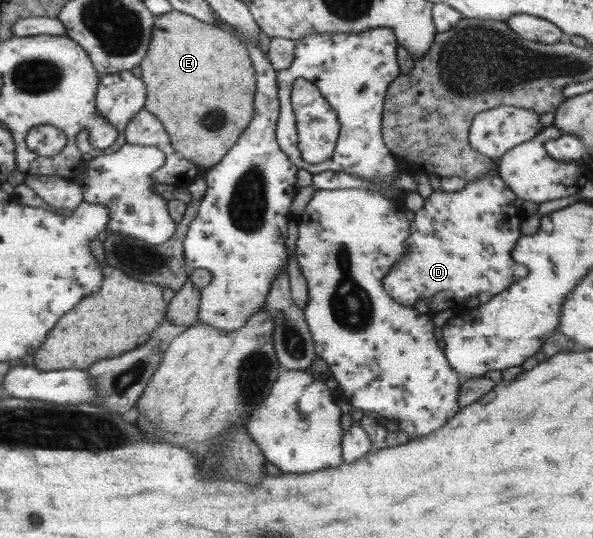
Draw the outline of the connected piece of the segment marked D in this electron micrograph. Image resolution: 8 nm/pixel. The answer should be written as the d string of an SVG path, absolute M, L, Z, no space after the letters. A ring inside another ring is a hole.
M496 166L490 168L483 178L468 182L465 188L457 192L430 195L424 200L423 208L413 216L413 222L410 222L406 254L383 277L385 292L399 304L410 307L419 304L429 312L453 310L457 304L480 292L493 295L503 292L512 282L528 273L526 267L517 264L512 257L512 250L523 235L520 224L527 217L522 207L515 205L515 200L516 193L505 184Z

